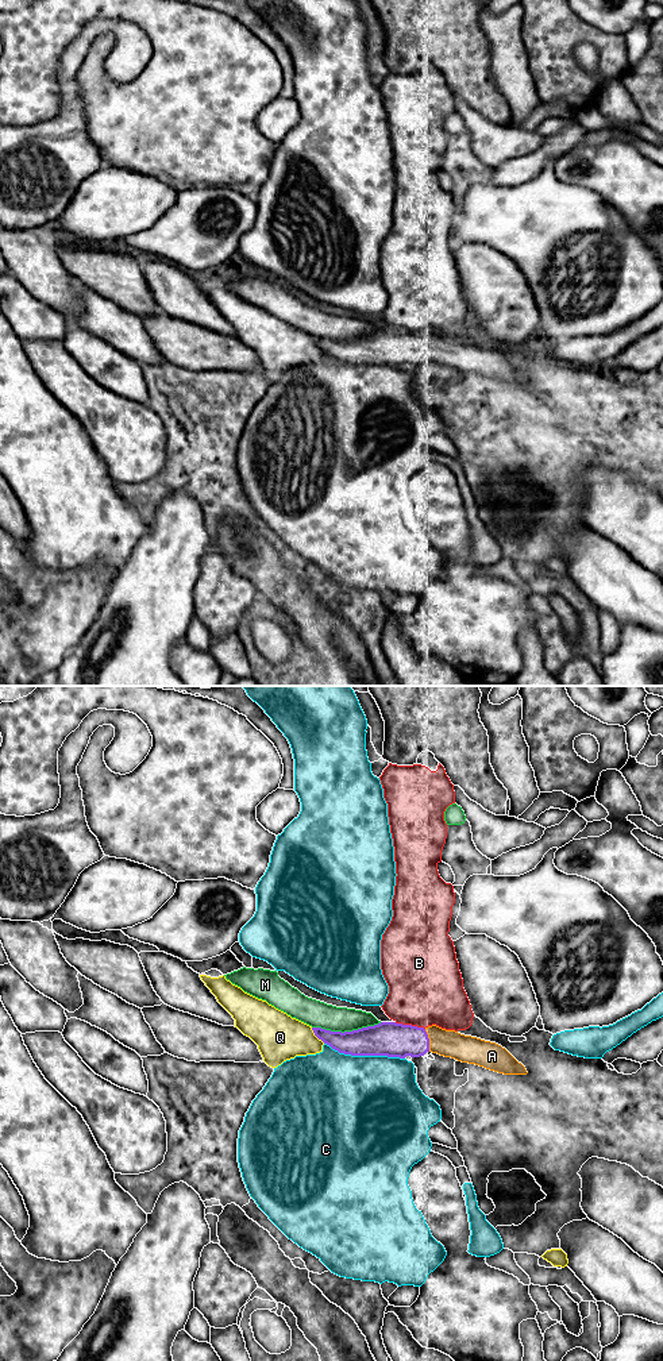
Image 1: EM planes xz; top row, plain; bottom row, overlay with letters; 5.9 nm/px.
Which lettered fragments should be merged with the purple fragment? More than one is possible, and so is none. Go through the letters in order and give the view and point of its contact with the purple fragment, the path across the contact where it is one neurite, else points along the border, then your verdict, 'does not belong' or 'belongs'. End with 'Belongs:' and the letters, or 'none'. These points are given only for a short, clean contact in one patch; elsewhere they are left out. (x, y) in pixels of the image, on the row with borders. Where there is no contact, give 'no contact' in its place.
A: xz (428, 1040) | belongs
B: xz (409, 1025) | does not belong
C: xz (365, 1055) | does not belong
M: xz (346, 1032) | does not belong
Q: xz (316, 1036) | does not belong
Belongs: A

